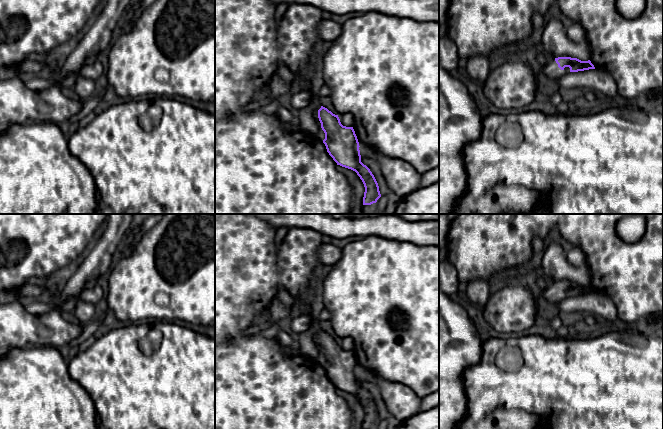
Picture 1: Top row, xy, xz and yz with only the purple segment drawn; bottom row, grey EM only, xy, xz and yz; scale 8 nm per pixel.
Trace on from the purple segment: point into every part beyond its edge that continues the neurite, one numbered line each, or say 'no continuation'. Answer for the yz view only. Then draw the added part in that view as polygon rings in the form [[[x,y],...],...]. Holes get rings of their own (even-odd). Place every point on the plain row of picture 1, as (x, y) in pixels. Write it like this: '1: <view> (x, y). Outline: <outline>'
1: yz (551, 294). Outline: [[[553,284],[552,286],[546,287],[544,290],[542,290],[541,295],[547,302],[559,303],[561,300],[565,299],[566,297],[569,297],[570,292],[565,291],[563,294],[561,294],[558,291],[556,285]]]

